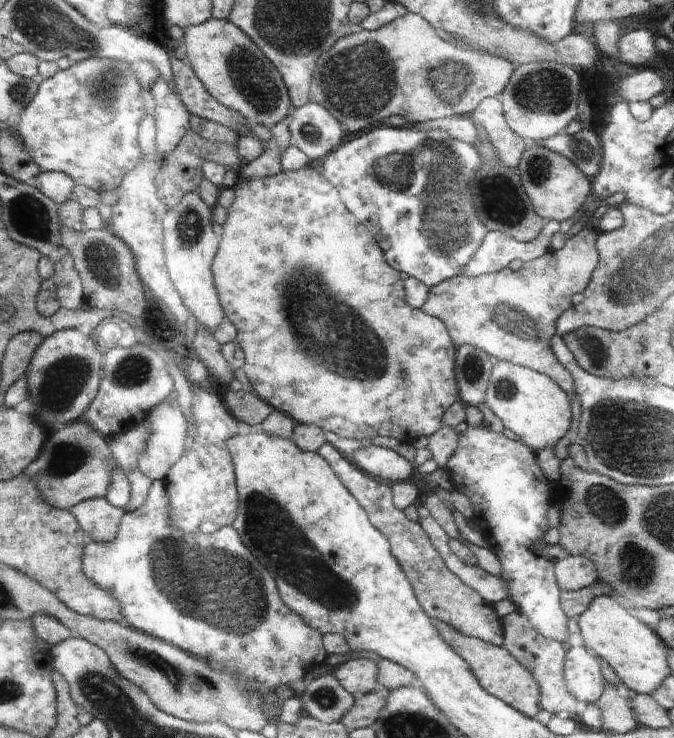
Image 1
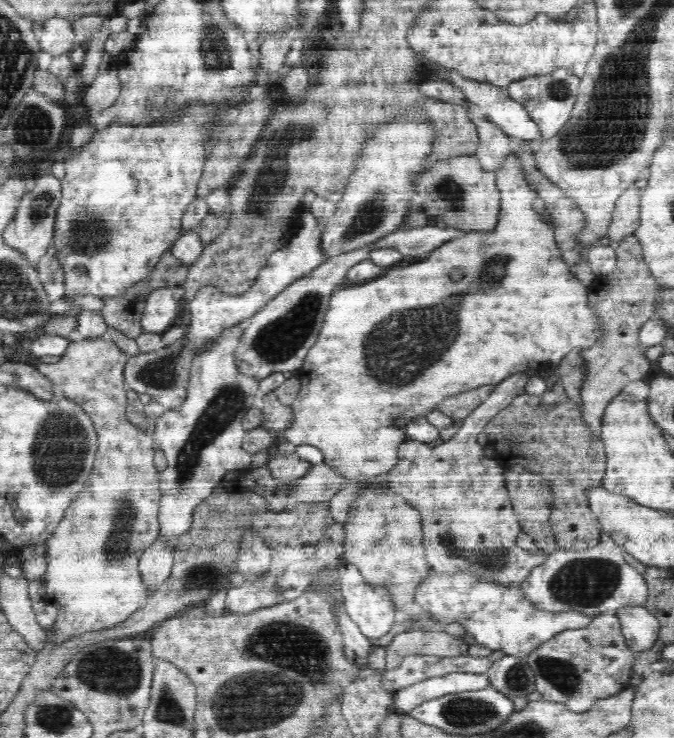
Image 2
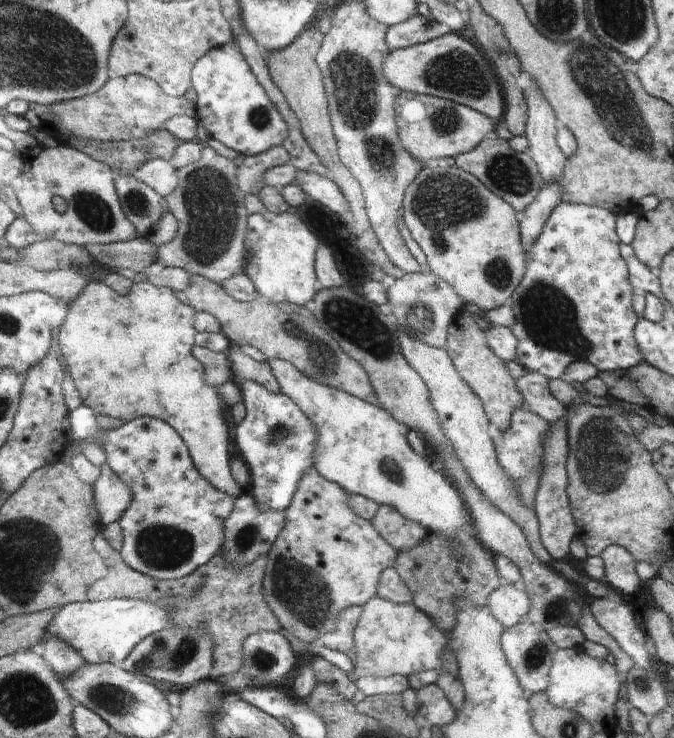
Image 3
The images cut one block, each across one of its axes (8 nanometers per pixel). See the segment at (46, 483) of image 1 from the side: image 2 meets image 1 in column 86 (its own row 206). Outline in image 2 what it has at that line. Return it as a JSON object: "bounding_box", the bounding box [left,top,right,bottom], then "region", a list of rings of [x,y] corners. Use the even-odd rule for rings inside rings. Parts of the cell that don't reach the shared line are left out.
{"bounding_box":[417,156,501,234],"region":[[[459,156],[456,159],[435,161],[434,168],[417,180],[418,195],[422,196],[422,210],[428,217],[436,217],[448,228],[458,229],[460,234],[470,232],[496,232],[501,212],[501,193],[496,187],[496,177],[486,171],[475,156]]]}

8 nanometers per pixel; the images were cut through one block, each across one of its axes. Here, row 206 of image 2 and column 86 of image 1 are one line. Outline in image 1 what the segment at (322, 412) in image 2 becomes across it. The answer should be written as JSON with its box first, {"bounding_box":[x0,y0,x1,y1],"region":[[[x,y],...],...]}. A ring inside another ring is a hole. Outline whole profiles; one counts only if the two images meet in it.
{"bounding_box":[72,498,126,543],"region":[[[107,498],[88,500],[72,509],[76,519],[95,542],[106,543],[116,540],[120,533],[120,522],[126,510],[116,508]]]}

